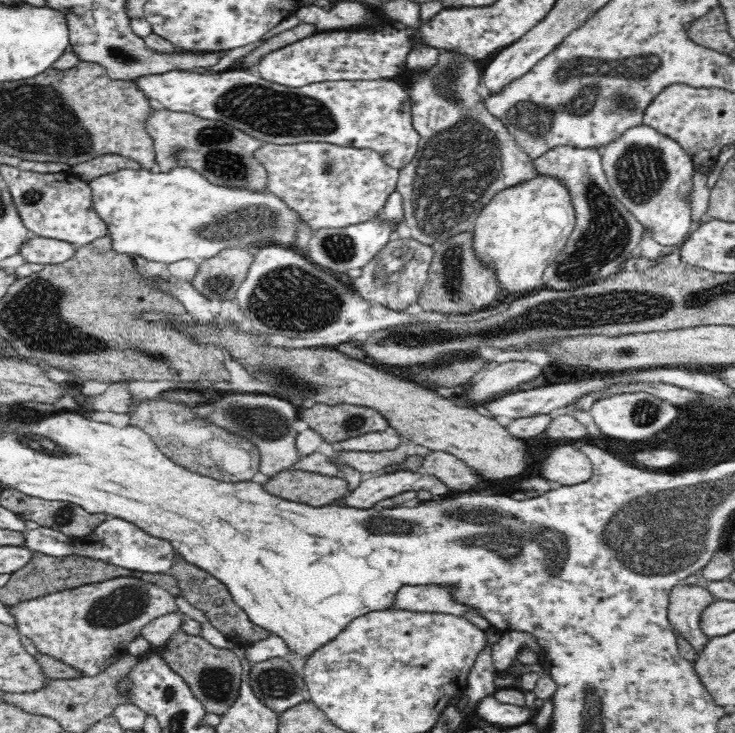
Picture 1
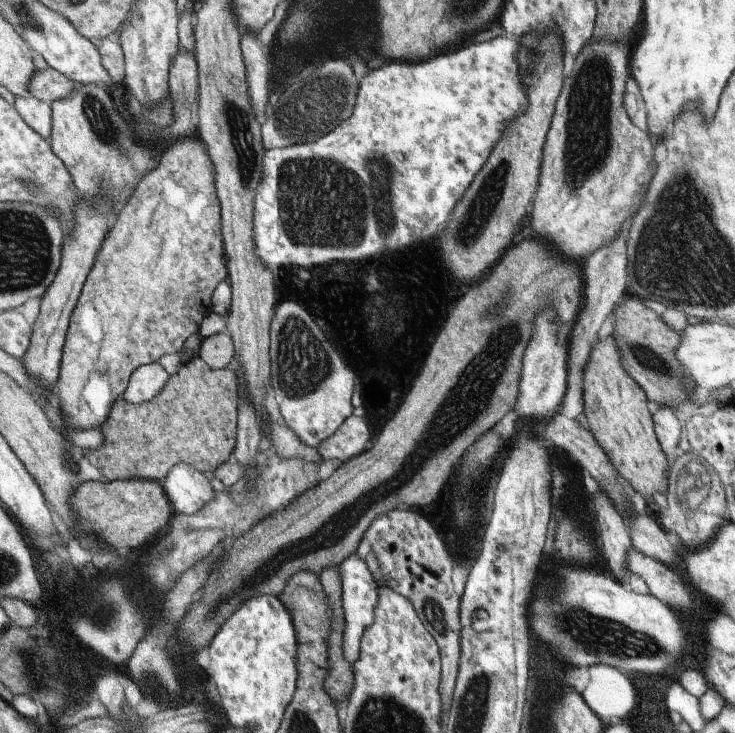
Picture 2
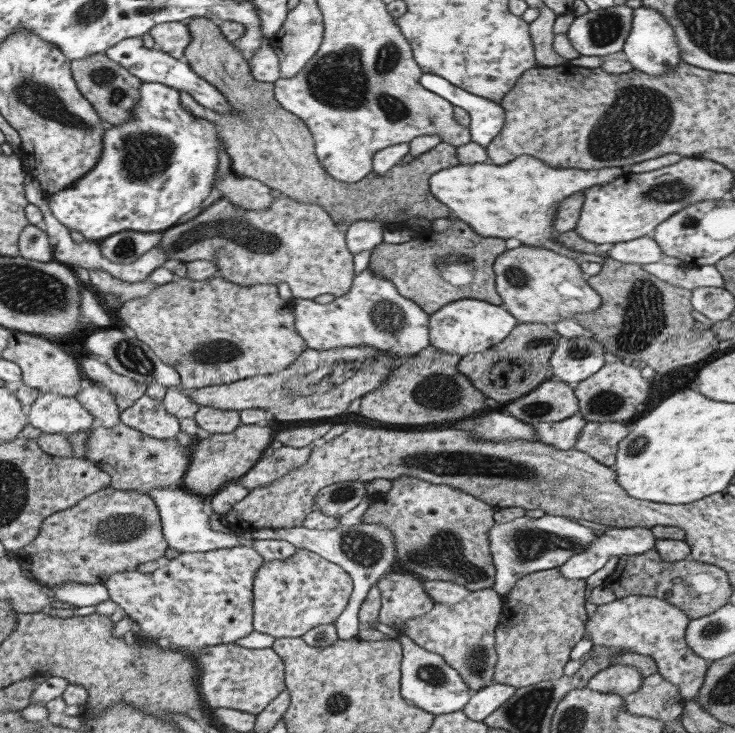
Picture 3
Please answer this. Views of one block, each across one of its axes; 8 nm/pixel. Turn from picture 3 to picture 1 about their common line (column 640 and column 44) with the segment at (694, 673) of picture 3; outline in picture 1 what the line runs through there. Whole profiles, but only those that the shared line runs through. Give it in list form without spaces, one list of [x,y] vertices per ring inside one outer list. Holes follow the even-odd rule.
[[[130,576],[61,590],[9,607],[21,637],[32,641],[38,653],[72,666],[82,676],[104,672],[112,661],[127,653],[127,644],[146,624],[176,610],[175,596],[168,590]]]

